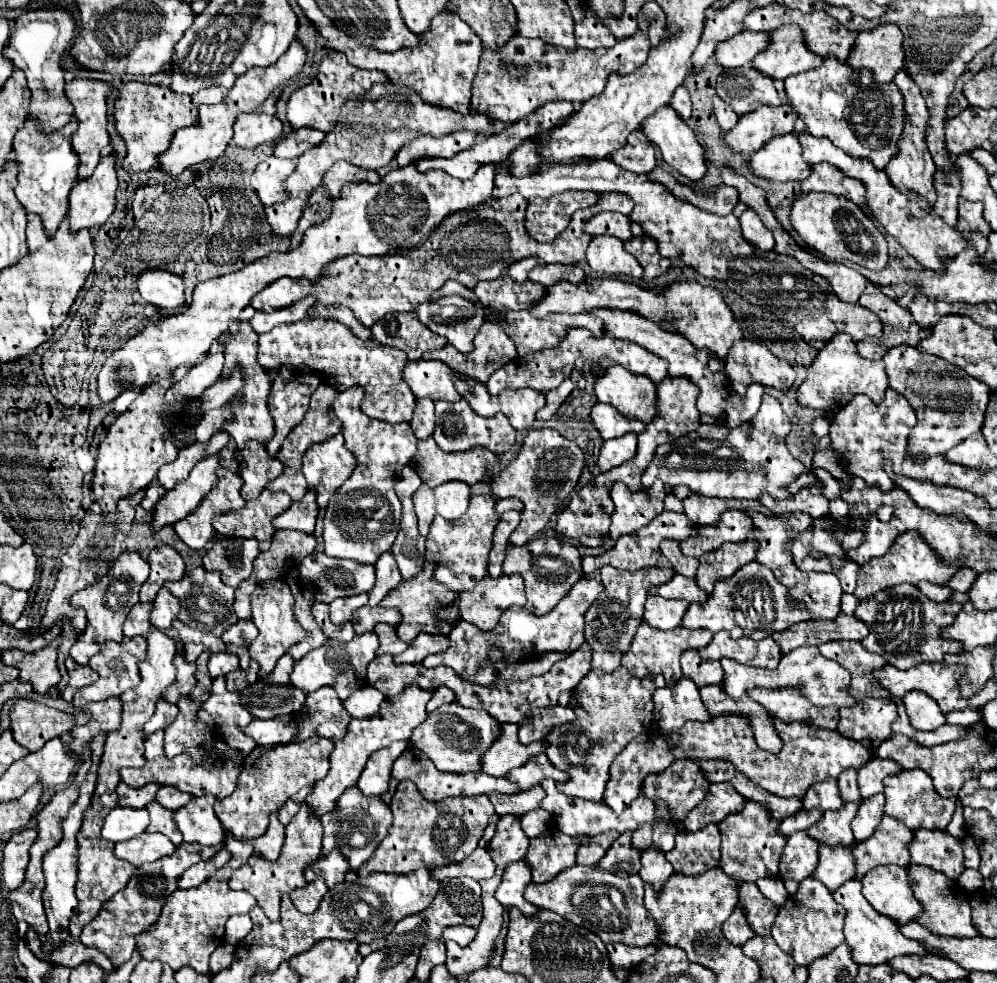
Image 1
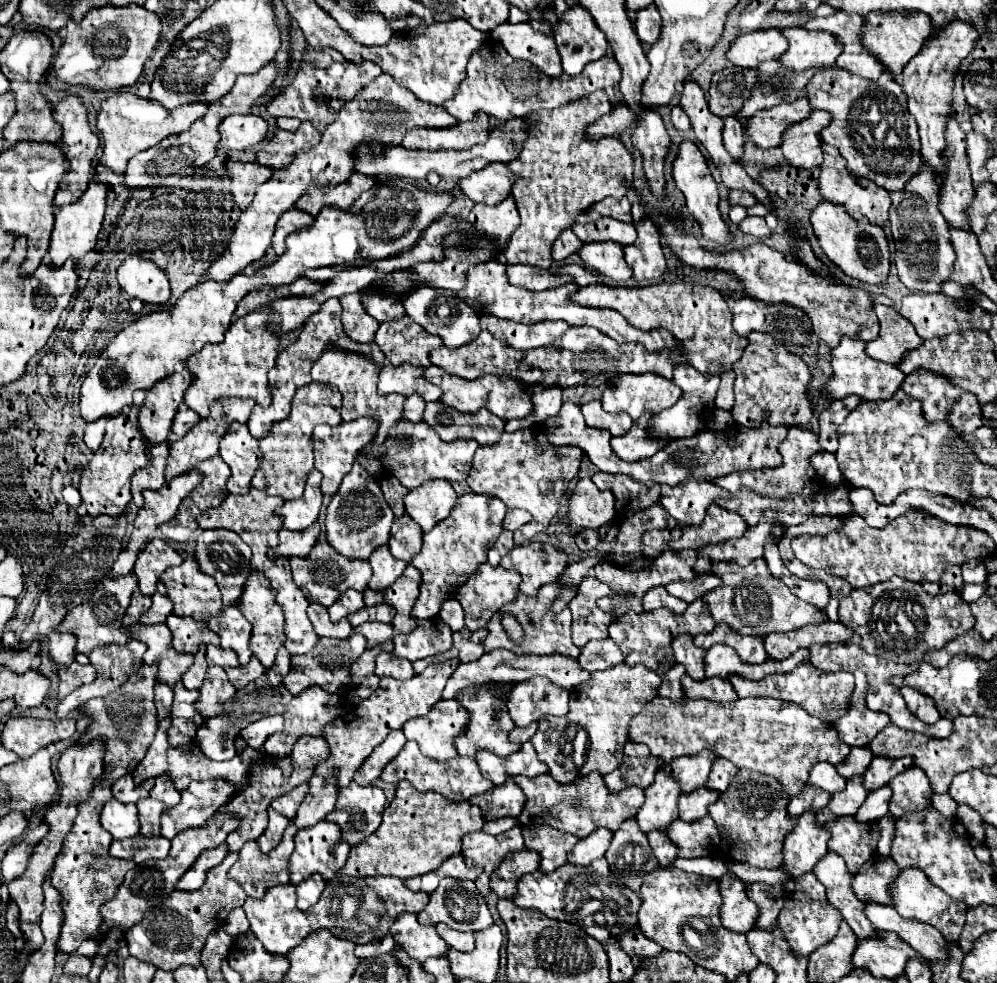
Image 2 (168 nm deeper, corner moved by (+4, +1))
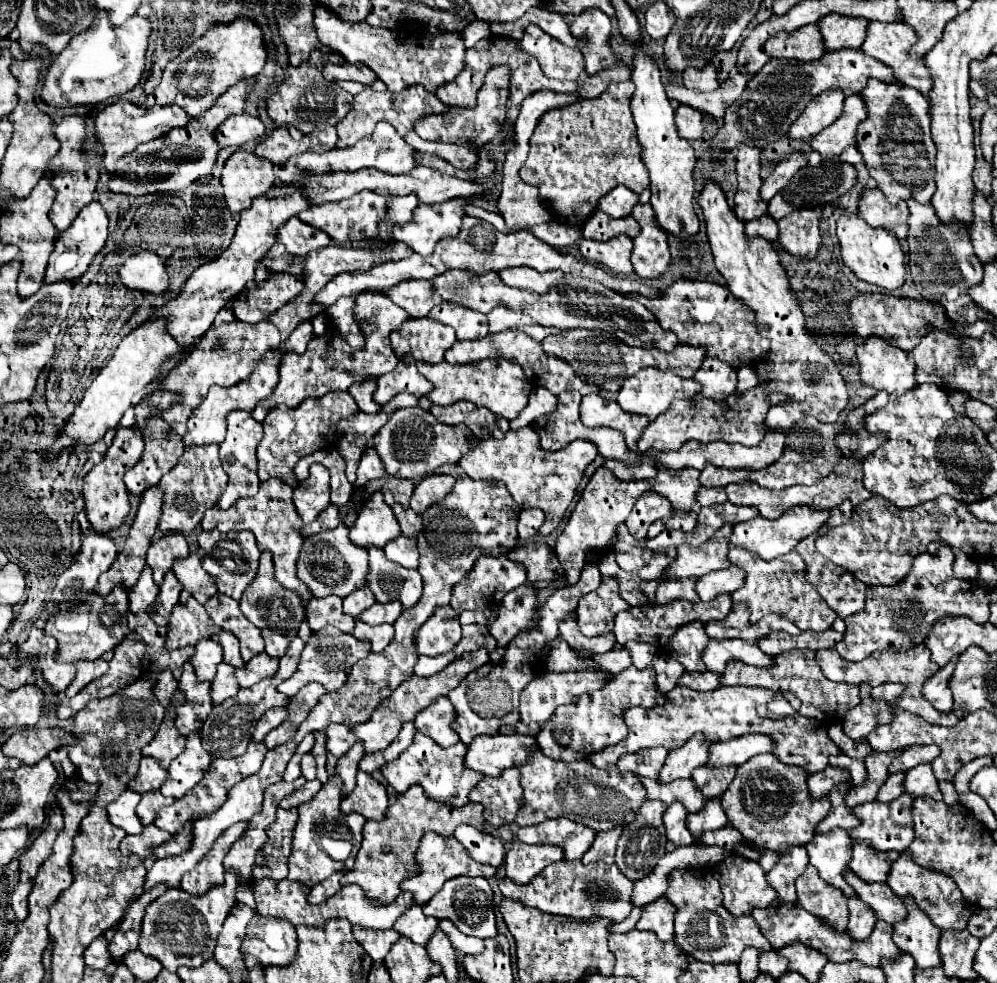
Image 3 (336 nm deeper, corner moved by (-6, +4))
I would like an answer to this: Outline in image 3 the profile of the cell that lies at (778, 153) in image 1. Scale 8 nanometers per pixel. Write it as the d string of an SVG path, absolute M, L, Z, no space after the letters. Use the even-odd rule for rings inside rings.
M857 95L845 97L845 107L833 125L811 137L809 145L813 151L817 151L823 159L833 159L837 157L843 149L849 145L855 145L855 129L859 121L863 121L865 109L863 109L863 99Z

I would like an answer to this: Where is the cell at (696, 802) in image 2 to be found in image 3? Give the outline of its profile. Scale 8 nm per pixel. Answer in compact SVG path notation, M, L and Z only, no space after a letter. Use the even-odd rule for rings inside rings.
M641 779L645 789L647 789L647 797L649 799L659 799L665 805L671 803L681 803L689 813L699 813L705 805L707 805L707 797L701 795L701 791L695 787L695 783L691 779L679 779L679 781L671 781L667 785L653 781L653 779Z

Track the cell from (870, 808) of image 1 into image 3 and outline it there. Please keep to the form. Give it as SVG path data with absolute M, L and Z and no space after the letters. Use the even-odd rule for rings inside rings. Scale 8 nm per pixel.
M893 773L887 777L887 781L883 783L883 787L877 793L877 801L881 803L891 803L893 799L897 799L903 793L903 773Z

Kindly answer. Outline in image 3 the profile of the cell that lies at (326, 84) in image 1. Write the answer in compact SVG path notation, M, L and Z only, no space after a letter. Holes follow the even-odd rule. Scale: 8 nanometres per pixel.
M315 49L305 63L297 67L287 67L287 79L281 83L277 93L267 99L267 113L277 125L293 125L301 133L311 133L319 125L337 125L351 111L353 95L345 93L337 85L333 87L333 83L327 83L321 73L323 63L327 61L345 63L339 53L323 53Z

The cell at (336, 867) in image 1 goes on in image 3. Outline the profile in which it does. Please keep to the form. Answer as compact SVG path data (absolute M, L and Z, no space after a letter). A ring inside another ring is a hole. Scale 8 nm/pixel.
M331 777L311 801L299 805L299 821L297 821L295 835L293 835L293 851L289 855L289 875L287 875L289 881L297 881L297 883L303 883L307 887L313 887L319 881L327 879L331 873L335 873L339 869L349 871L353 867L355 855L357 855L359 845L361 845L361 831L363 831L365 819L359 817L359 813L343 815L341 809L339 809L339 803L341 803L339 793L341 793L341 781L339 781L339 777ZM323 833L331 833L331 835L337 835L339 839L349 841L353 845L351 855L345 861L333 861L321 849Z

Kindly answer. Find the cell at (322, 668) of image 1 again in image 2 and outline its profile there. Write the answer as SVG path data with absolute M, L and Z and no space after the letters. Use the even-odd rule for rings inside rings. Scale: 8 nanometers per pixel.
M353 632L345 640L319 638L319 642L313 646L311 652L307 652L303 656L293 656L291 658L291 670L285 676L285 680L283 680L285 688L289 688L289 692L293 696L297 696L299 692L303 692L309 686L321 686L327 692L337 692L339 686L349 682L349 666L367 650L365 644L367 644L365 636L361 636L357 632Z

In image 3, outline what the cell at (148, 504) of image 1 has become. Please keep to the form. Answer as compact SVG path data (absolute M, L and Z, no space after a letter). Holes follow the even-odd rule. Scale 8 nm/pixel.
M155 417L143 427L145 453L141 461L125 473L125 485L129 493L141 495L151 485L157 485L159 479L169 473L183 455L183 441L167 421Z

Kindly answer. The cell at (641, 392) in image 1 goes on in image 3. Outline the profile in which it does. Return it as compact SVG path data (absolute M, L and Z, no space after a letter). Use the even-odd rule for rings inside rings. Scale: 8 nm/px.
M647 367L647 369L641 369L637 375L629 377L623 383L623 387L621 387L619 395L617 395L617 403L621 405L623 411L637 413L637 415L645 415L649 421L655 421L661 413L665 413L667 405L673 399L691 399L697 393L699 393L699 383L697 381L675 377L673 373L661 371L657 367Z

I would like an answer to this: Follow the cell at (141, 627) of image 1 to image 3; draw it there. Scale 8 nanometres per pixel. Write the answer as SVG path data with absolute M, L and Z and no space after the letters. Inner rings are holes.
M145 567L139 581L131 587L131 613L147 611L149 605L155 601L157 593L159 593L159 587L153 583L151 569Z

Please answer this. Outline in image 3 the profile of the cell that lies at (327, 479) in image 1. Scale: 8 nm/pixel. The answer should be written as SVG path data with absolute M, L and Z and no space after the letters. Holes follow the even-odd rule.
M399 393L389 403L385 403L381 407L381 411L375 415L357 413L355 417L347 417L337 423L337 433L341 433L339 443L337 443L337 451L347 463L349 483L355 481L355 471L359 467L359 457L361 457L363 449L377 435L377 431L389 421L391 413L401 408L417 407L418 402L419 399L411 397L409 393Z

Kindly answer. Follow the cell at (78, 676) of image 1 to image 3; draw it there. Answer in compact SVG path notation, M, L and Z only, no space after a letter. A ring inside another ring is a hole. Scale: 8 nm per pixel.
M99 659L99 661L77 661L75 667L77 667L77 675L75 675L75 679L71 681L71 685L65 689L65 695L67 695L67 697L77 695L87 683L91 683L93 679L101 677L103 673L107 673L109 663L103 661L103 659Z

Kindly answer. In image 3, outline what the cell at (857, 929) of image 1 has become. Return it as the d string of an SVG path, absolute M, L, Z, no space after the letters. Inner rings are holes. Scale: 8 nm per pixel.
M835 829L835 833L815 835L813 841L805 847L811 859L811 865L819 869L821 879L825 879L829 885L839 887L843 895L857 897L851 885L845 881L845 873L849 871L851 863L851 837L849 833L843 833L841 829Z

